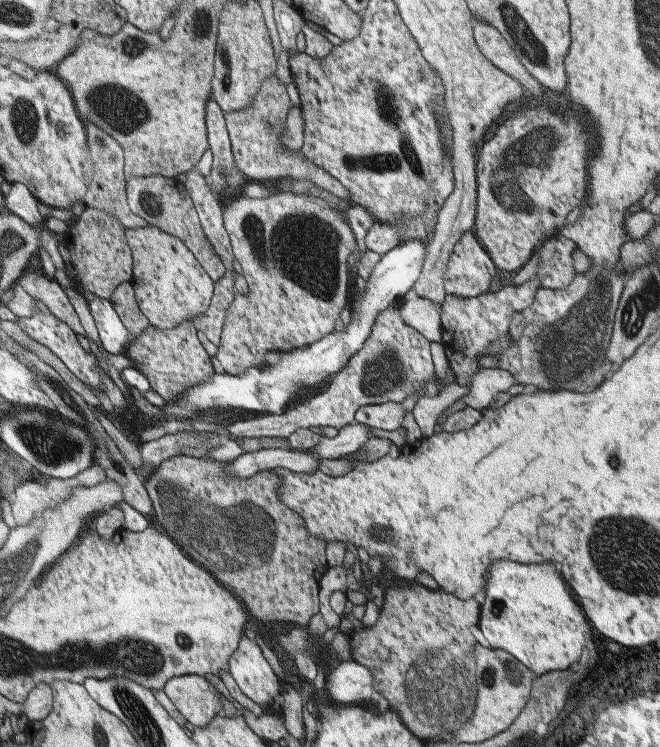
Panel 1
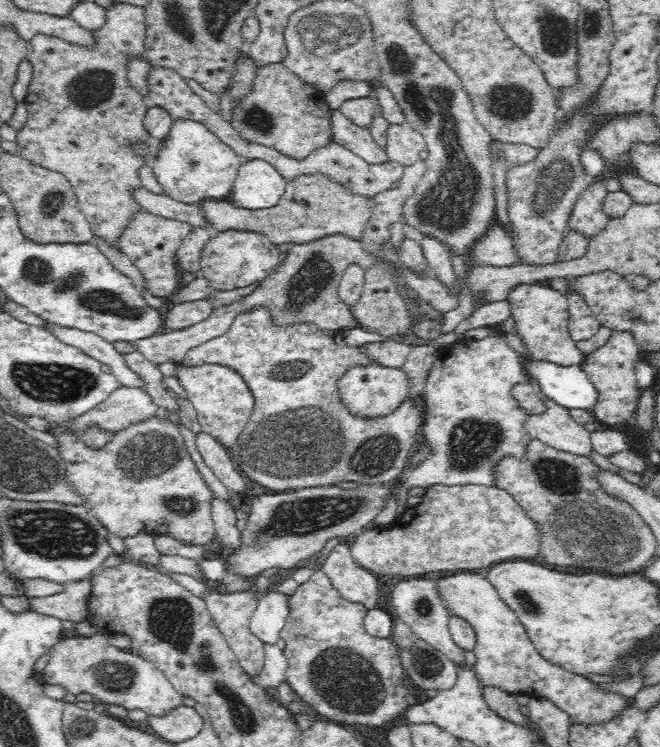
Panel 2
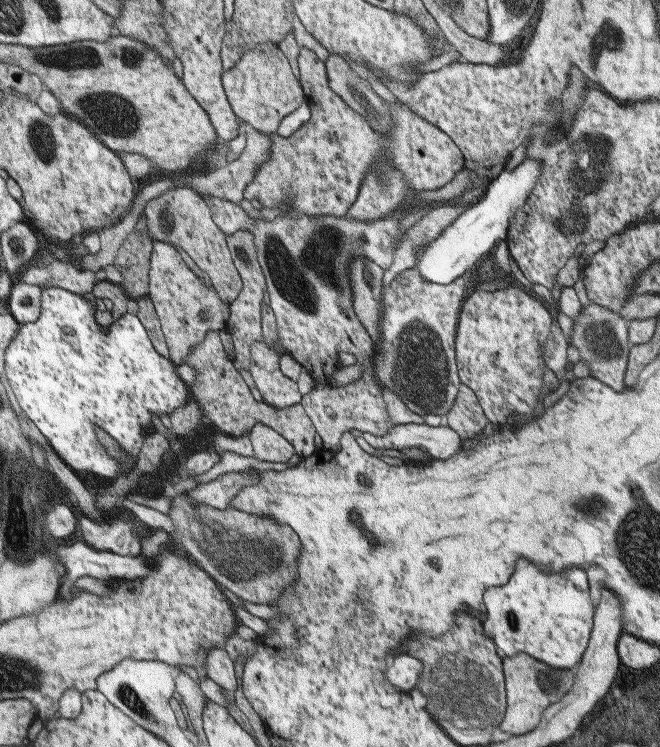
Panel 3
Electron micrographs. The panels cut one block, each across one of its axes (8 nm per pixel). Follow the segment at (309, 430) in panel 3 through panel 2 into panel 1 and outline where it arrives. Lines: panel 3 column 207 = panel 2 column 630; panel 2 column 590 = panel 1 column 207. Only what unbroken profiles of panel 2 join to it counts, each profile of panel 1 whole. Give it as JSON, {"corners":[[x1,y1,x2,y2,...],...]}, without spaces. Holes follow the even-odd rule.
{"corners":[[194,321,181,322,171,330,151,326,142,336,129,346,126,358,133,358,140,369,152,381,153,390,166,401,178,400,191,388,203,382,210,382,216,373,212,354,199,335,199,328]]}

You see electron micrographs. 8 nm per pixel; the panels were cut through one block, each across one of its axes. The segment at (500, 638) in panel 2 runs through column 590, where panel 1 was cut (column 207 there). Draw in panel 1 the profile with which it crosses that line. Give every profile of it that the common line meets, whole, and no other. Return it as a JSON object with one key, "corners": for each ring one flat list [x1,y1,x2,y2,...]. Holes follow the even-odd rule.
{"corners":[[202,675,177,676,164,689,187,721,204,728,224,713,222,695,216,686]]}

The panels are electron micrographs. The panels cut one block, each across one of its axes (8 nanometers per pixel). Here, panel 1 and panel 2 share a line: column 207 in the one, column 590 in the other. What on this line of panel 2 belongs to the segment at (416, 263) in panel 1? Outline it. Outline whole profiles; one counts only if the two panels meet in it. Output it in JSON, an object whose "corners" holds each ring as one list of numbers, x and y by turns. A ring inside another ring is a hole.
{"corners":[[527,360,524,366,540,384,541,392,550,394,558,405,591,411,597,403,597,390,579,365]]}

